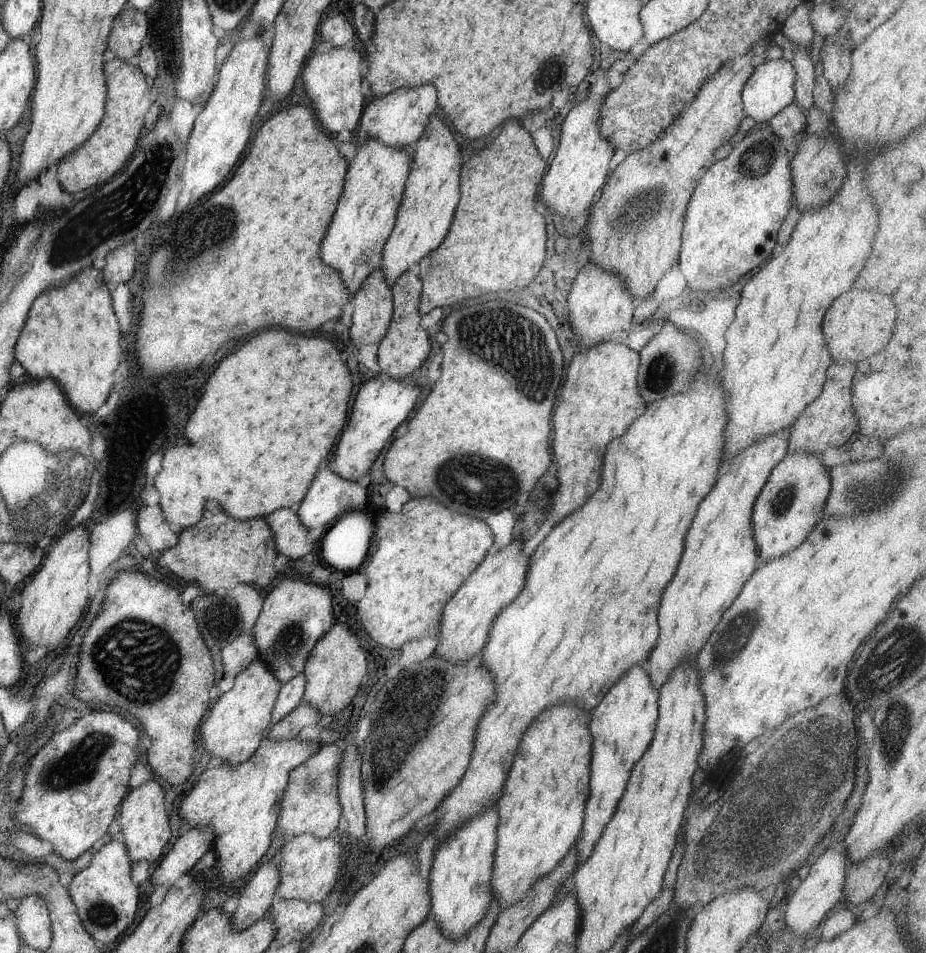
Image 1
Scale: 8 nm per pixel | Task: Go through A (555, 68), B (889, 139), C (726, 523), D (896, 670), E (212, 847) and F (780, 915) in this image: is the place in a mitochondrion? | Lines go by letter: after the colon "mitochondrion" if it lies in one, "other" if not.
A: mitochondrion
B: other
C: other
D: mitochondrion
E: other
F: other

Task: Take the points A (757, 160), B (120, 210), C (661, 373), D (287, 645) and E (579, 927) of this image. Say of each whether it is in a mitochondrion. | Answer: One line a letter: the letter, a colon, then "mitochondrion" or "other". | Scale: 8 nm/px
A: mitochondrion
B: mitochondrion
C: mitochondrion
D: mitochondrion
E: other

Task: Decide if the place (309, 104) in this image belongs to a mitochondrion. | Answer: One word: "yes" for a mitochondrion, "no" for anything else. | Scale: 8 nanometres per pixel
no

